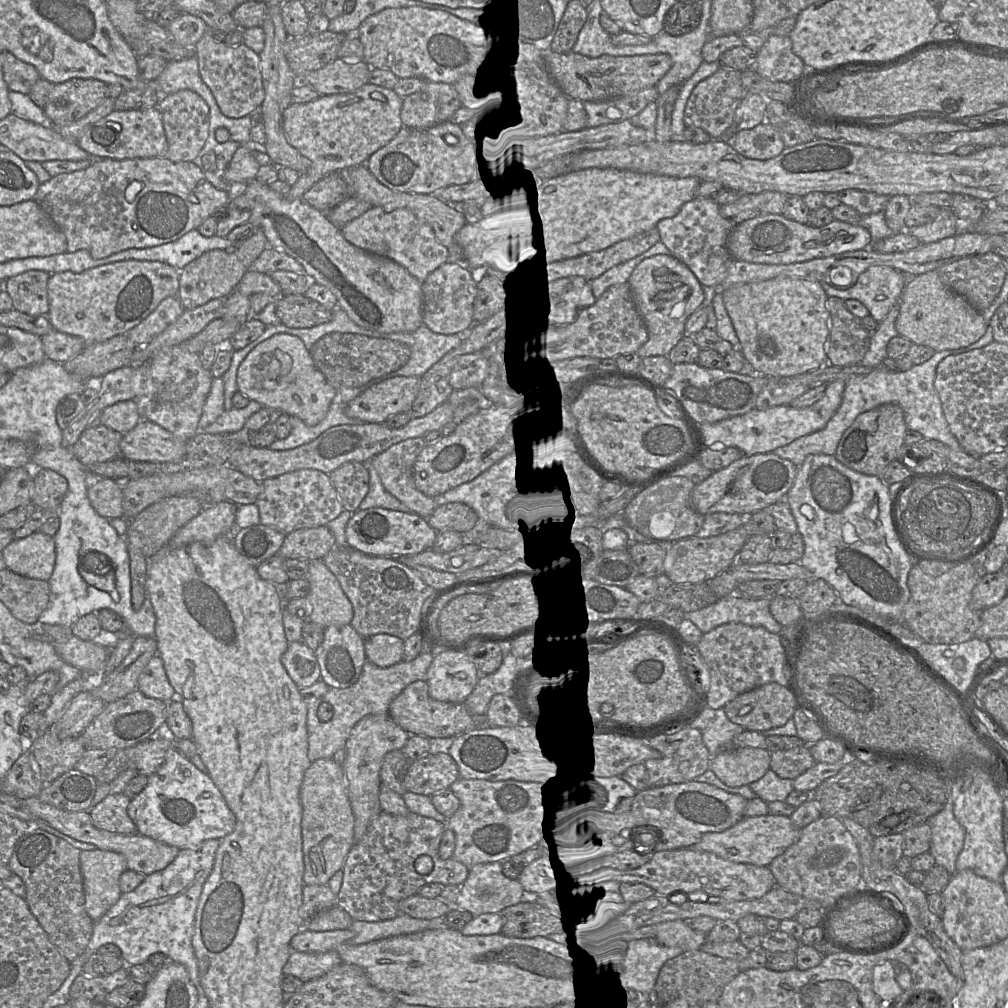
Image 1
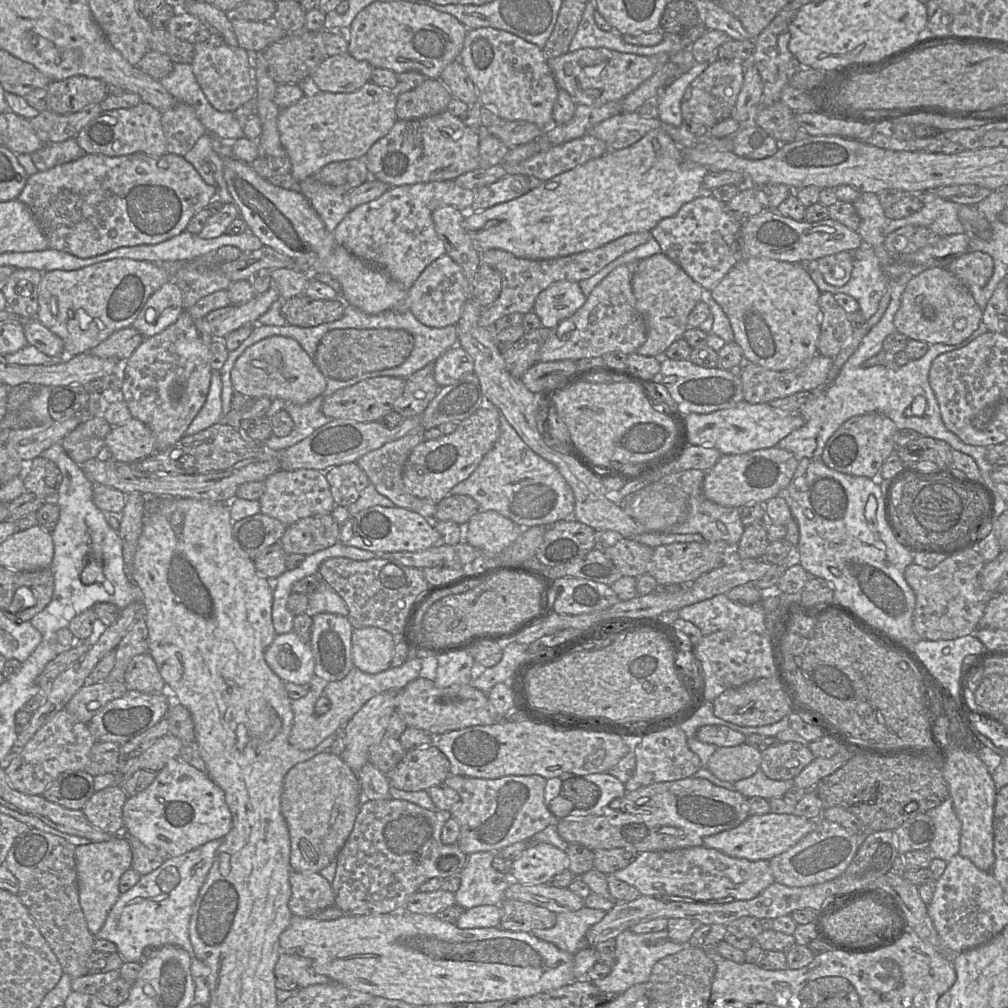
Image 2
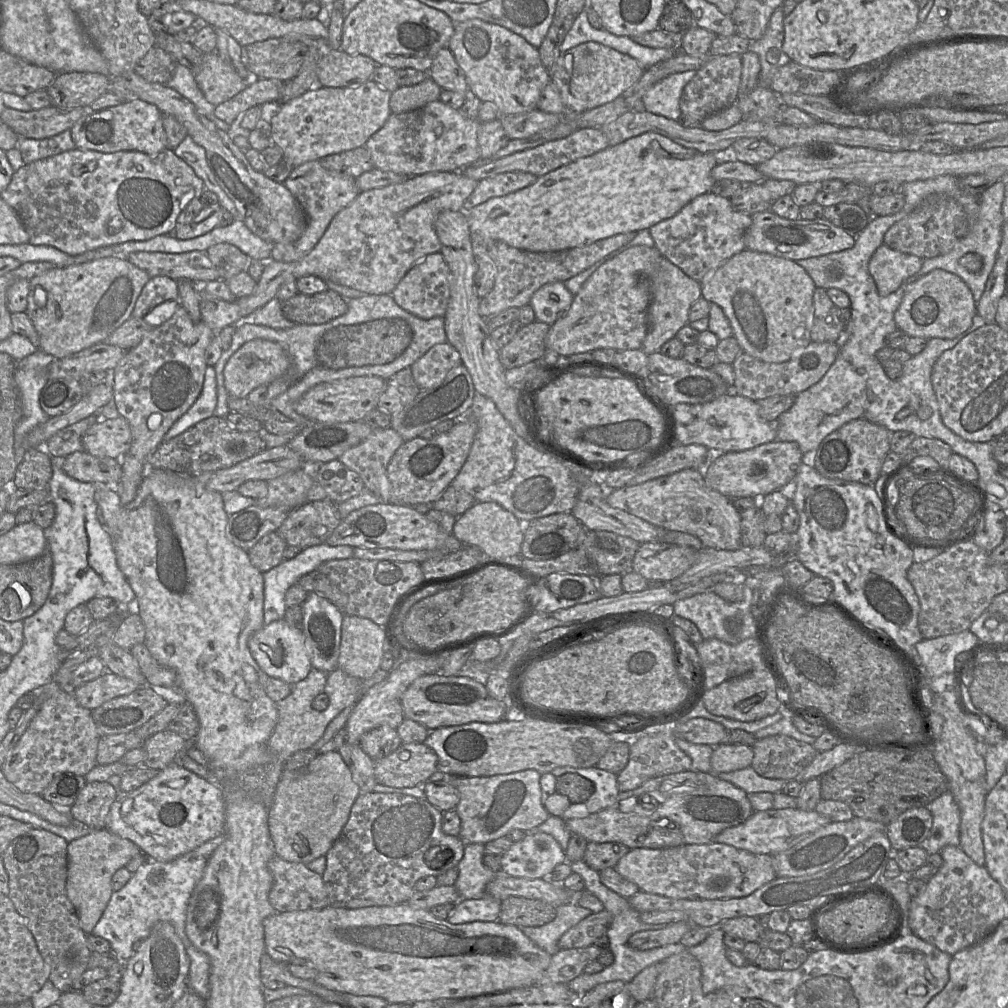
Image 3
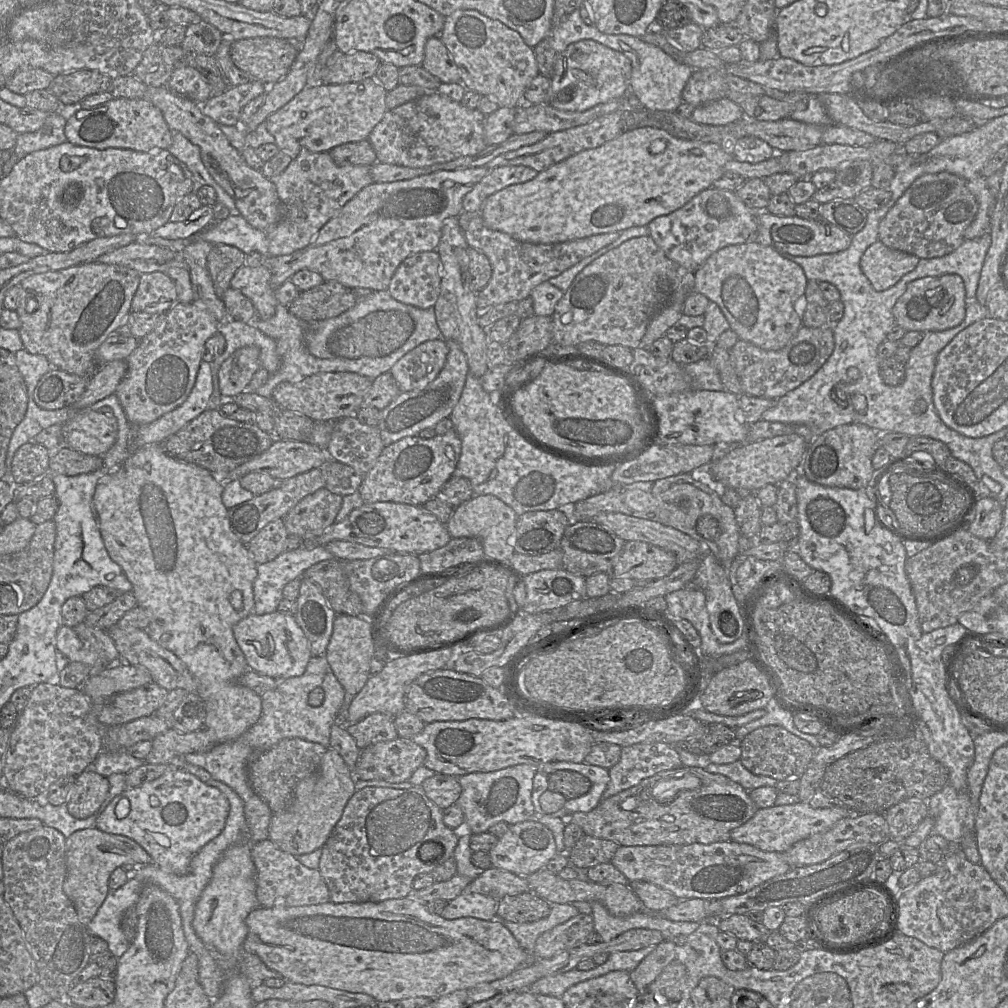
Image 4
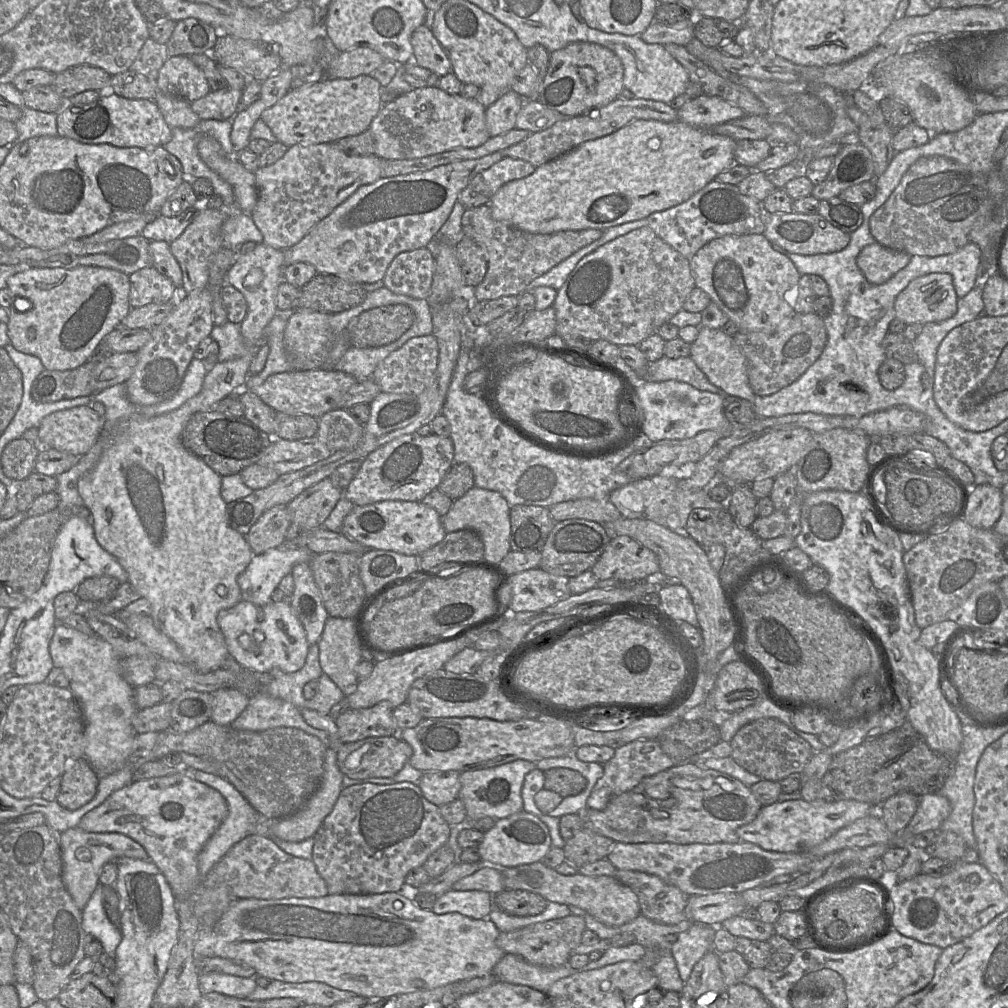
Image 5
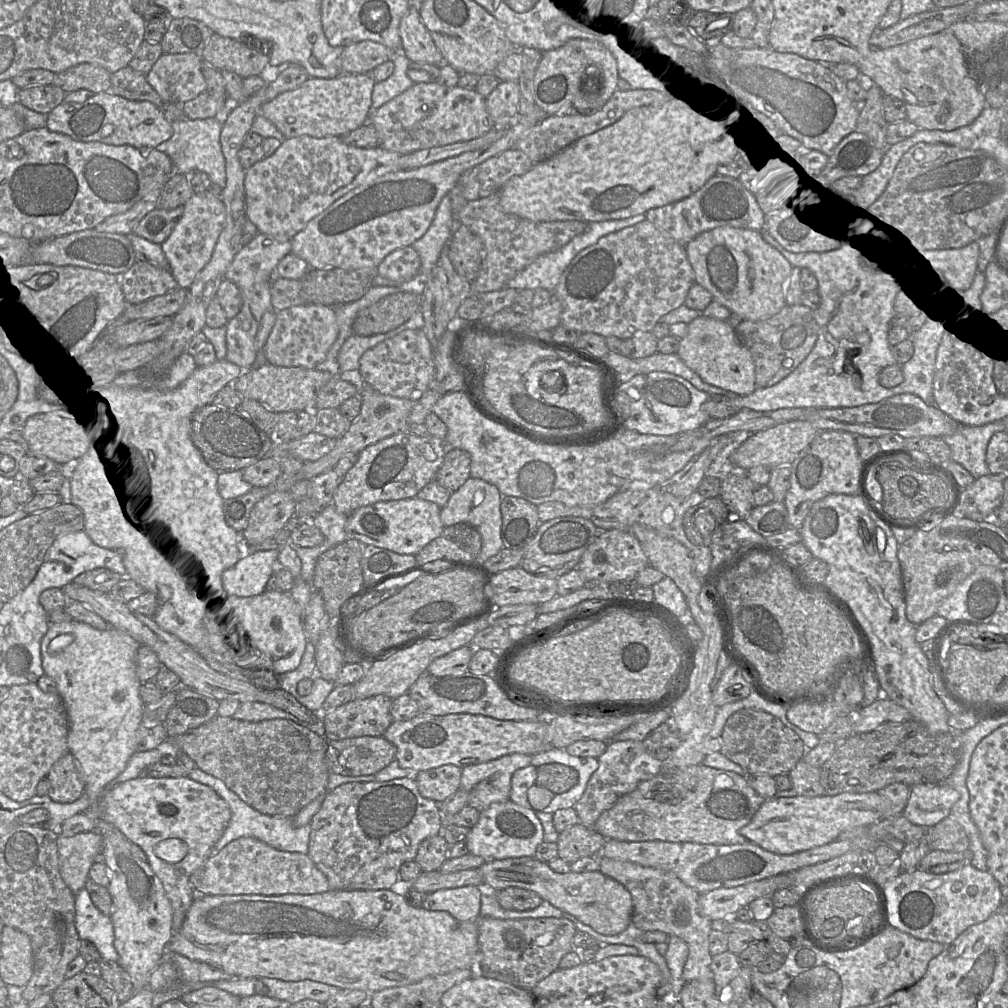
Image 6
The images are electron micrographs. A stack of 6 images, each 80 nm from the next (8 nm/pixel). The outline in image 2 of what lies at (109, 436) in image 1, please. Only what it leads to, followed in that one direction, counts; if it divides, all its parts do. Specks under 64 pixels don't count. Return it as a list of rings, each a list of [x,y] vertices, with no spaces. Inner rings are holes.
[[[101,415],[94,416],[82,421],[60,443],[78,465],[93,458],[110,458],[105,451],[105,438],[111,429],[112,426]]]

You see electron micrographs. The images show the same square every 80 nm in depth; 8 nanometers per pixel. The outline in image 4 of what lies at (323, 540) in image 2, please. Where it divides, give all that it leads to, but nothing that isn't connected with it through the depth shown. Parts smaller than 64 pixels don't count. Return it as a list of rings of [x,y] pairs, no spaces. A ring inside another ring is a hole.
[[[326,487],[305,496],[282,518],[288,534],[302,539],[320,536],[335,522],[342,499]]]

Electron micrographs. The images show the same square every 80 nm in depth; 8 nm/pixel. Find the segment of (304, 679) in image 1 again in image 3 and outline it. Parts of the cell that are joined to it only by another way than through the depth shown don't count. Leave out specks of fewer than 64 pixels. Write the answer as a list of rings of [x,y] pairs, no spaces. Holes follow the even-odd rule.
[[[285,619],[264,624],[250,637],[248,647],[258,666],[272,678],[281,679],[287,683],[296,683],[306,678],[312,669],[302,629],[290,626]]]

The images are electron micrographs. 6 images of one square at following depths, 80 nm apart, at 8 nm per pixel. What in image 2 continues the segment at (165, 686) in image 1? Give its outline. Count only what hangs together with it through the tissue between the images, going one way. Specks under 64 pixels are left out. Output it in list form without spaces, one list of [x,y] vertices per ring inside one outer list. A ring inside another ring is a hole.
[[[149,653],[132,658],[125,672],[125,684],[128,691],[151,694],[162,693],[166,686],[155,660]]]

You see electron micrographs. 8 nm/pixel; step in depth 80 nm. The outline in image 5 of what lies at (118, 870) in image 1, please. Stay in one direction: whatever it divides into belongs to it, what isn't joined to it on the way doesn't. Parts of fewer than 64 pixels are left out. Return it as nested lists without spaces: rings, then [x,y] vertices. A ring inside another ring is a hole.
[[[78,827],[61,833],[62,881],[81,912],[100,884],[99,876],[103,866],[123,857],[150,861],[144,847],[125,834],[86,832]]]

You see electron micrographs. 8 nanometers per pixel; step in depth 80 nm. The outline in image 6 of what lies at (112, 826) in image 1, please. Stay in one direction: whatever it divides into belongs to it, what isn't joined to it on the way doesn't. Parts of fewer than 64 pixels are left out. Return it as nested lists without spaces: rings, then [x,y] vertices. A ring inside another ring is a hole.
[[[70,752],[51,767],[46,778],[50,782],[48,795],[55,802],[72,803],[84,794],[78,764]]]

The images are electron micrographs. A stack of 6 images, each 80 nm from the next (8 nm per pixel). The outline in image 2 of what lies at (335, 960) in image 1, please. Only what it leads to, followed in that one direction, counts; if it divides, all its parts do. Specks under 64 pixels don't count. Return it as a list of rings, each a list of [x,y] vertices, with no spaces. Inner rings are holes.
[[[281,953],[274,972],[276,977],[291,978],[299,988],[331,981],[327,976],[316,973],[309,959],[296,954]]]

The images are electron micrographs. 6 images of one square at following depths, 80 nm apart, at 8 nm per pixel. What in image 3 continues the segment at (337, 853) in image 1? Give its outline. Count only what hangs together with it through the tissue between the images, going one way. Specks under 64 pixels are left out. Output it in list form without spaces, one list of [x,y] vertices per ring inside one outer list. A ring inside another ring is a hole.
[[[324,750],[300,770],[284,770],[268,814],[269,833],[276,855],[304,864],[325,856],[340,836],[360,794],[359,785],[336,750]]]

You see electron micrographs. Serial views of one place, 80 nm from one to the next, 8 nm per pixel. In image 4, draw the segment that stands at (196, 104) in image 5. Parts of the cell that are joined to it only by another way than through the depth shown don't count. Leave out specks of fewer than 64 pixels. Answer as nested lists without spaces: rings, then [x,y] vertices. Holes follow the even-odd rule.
[[[250,81],[235,87],[229,87],[223,93],[211,96],[200,107],[204,115],[218,125],[240,126],[242,108],[252,99],[265,94],[270,85],[259,81]]]

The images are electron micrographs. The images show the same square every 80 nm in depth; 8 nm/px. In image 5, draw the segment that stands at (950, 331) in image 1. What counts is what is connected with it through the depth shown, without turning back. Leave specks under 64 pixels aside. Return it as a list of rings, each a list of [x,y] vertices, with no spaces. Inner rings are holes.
[[[931,273],[912,280],[894,304],[895,316],[906,324],[941,322],[957,312],[958,296],[948,273]]]

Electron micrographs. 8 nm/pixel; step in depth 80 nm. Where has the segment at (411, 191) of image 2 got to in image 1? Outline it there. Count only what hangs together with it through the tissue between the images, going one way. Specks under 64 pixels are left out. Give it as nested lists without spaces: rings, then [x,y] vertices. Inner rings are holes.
[[[372,206],[340,230],[344,238],[352,245],[398,263],[421,283],[430,273],[450,259],[448,248],[437,240],[432,227],[419,220],[406,208],[386,212],[380,206]]]

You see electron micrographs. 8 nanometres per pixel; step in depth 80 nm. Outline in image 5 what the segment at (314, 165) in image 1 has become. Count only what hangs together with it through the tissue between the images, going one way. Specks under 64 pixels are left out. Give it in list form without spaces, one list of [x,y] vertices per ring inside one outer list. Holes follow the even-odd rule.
[[[370,75],[350,79],[323,79],[291,89],[272,107],[264,110],[261,119],[280,142],[287,147],[297,144],[334,143],[342,138],[356,136],[369,129],[374,117],[382,108],[381,85]]]

